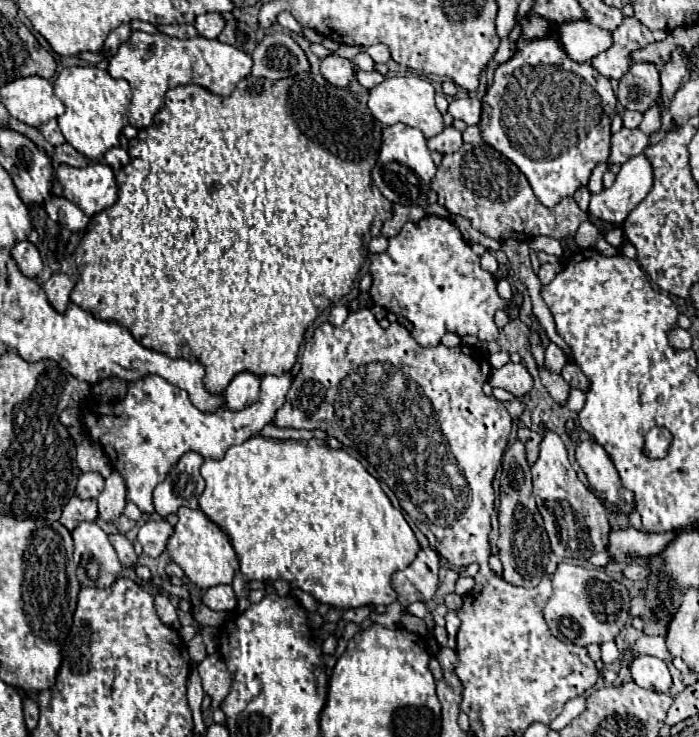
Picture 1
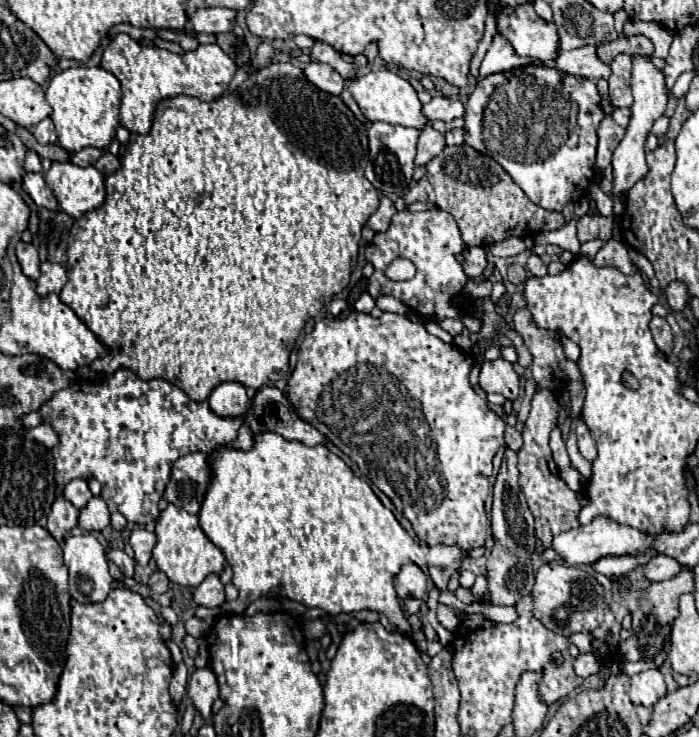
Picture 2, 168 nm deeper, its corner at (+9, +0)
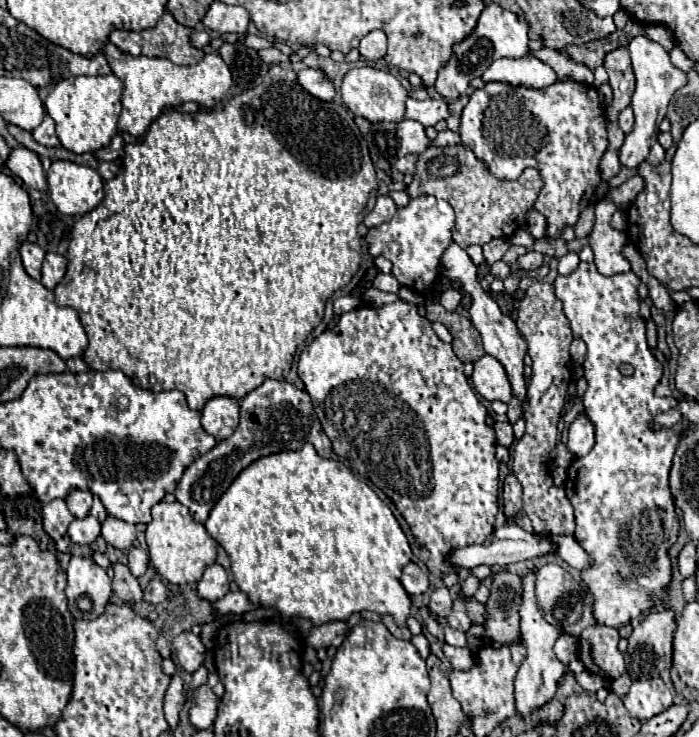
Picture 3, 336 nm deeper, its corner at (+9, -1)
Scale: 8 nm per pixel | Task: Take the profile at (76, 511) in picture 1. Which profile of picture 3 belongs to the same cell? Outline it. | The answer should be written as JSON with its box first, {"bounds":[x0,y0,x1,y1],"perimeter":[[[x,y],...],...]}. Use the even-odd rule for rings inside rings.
{"bounds":[42,500,74,540],"perimeter":[[[52,500],[52,502],[44,504],[42,518],[44,518],[44,530],[50,534],[52,540],[66,536],[68,524],[74,520],[74,516],[70,514],[64,500]]]}

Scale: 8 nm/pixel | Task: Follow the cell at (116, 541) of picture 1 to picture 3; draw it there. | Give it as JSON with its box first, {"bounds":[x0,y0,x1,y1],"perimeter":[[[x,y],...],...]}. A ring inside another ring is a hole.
{"bounds":[112,564,142,602],"perimeter":[[[112,564],[114,568],[114,580],[112,580],[112,590],[122,602],[136,602],[142,598],[142,588],[138,584],[138,578],[132,576],[130,568],[126,564]]]}

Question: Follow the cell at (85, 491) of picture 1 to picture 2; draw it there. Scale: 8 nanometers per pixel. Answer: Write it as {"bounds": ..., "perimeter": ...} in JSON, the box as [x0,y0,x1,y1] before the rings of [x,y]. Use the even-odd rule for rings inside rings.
{"bounds":[64,479,92,509],"perimeter":[[[76,479],[76,481],[72,481],[72,483],[66,485],[64,497],[66,497],[74,507],[82,509],[82,507],[86,507],[86,503],[92,499],[92,493],[90,493],[88,483],[86,483],[84,479]]]}

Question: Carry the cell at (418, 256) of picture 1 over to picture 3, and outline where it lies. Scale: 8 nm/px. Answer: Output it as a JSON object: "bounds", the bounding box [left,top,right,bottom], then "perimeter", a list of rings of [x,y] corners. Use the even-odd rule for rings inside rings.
{"bounds":[366,196,454,296],"perimeter":[[[434,196],[410,198],[406,208],[398,208],[390,222],[370,228],[366,234],[368,250],[372,256],[384,256],[392,262],[392,276],[402,284],[412,288],[420,296],[430,296],[440,276],[440,256],[444,248],[452,244],[454,232],[454,210],[446,200]]]}

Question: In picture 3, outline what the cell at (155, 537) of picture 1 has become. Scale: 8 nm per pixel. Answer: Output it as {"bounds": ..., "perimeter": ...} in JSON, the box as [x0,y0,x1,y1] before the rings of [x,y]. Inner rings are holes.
{"bounds":[128,546,148,578],"perimeter":[[[134,546],[128,550],[128,566],[130,566],[130,572],[138,578],[146,572],[148,568],[148,554],[140,548],[140,546]]]}

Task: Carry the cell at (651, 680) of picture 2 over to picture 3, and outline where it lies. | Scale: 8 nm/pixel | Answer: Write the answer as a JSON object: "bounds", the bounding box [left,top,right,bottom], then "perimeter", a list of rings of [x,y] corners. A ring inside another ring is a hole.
{"bounds":[624,678,672,720],"perimeter":[[[646,678],[636,680],[630,686],[628,696],[624,698],[624,706],[630,716],[638,720],[648,720],[660,712],[664,712],[672,704],[672,694],[662,682],[662,678]]]}

